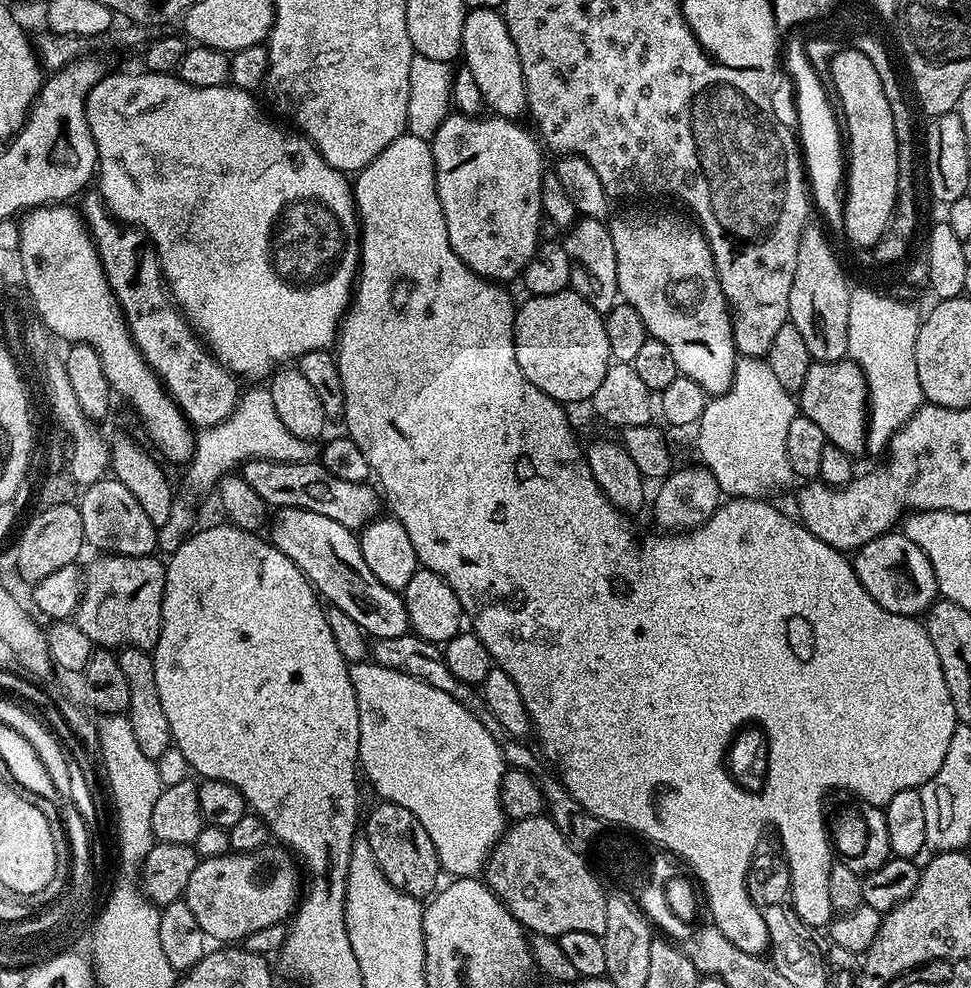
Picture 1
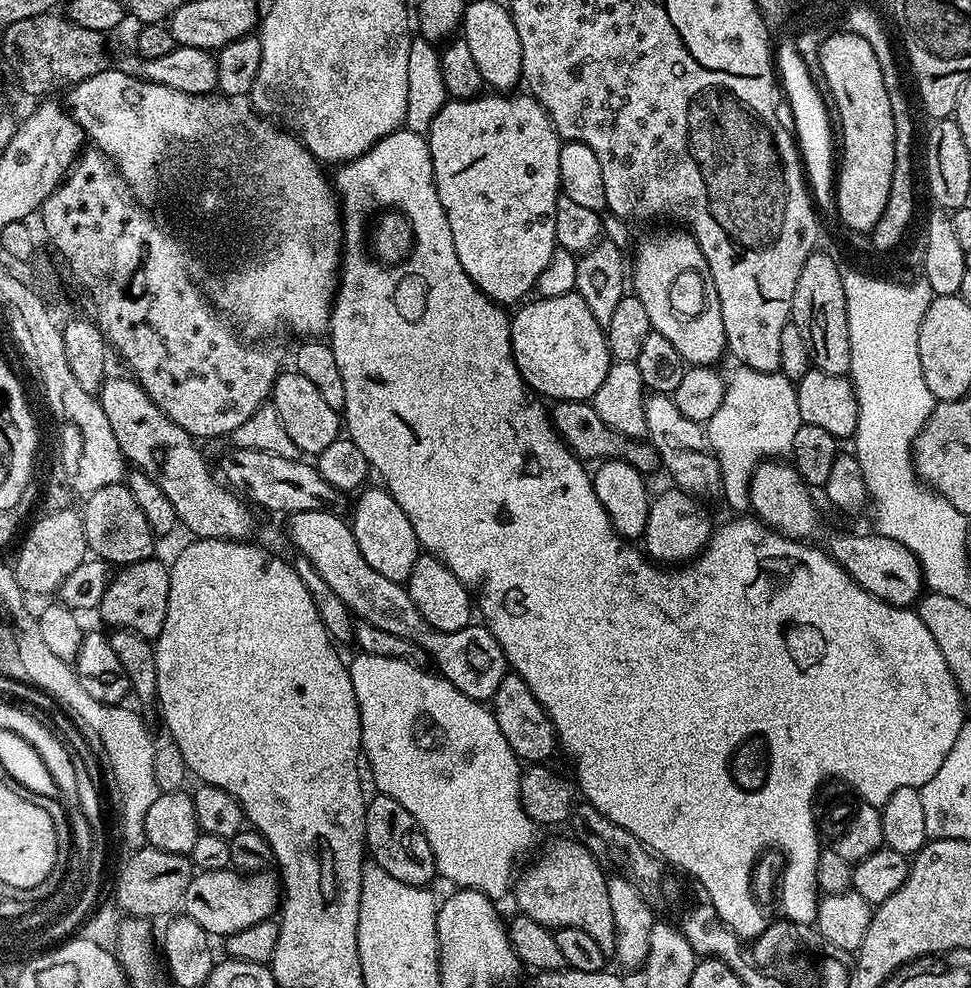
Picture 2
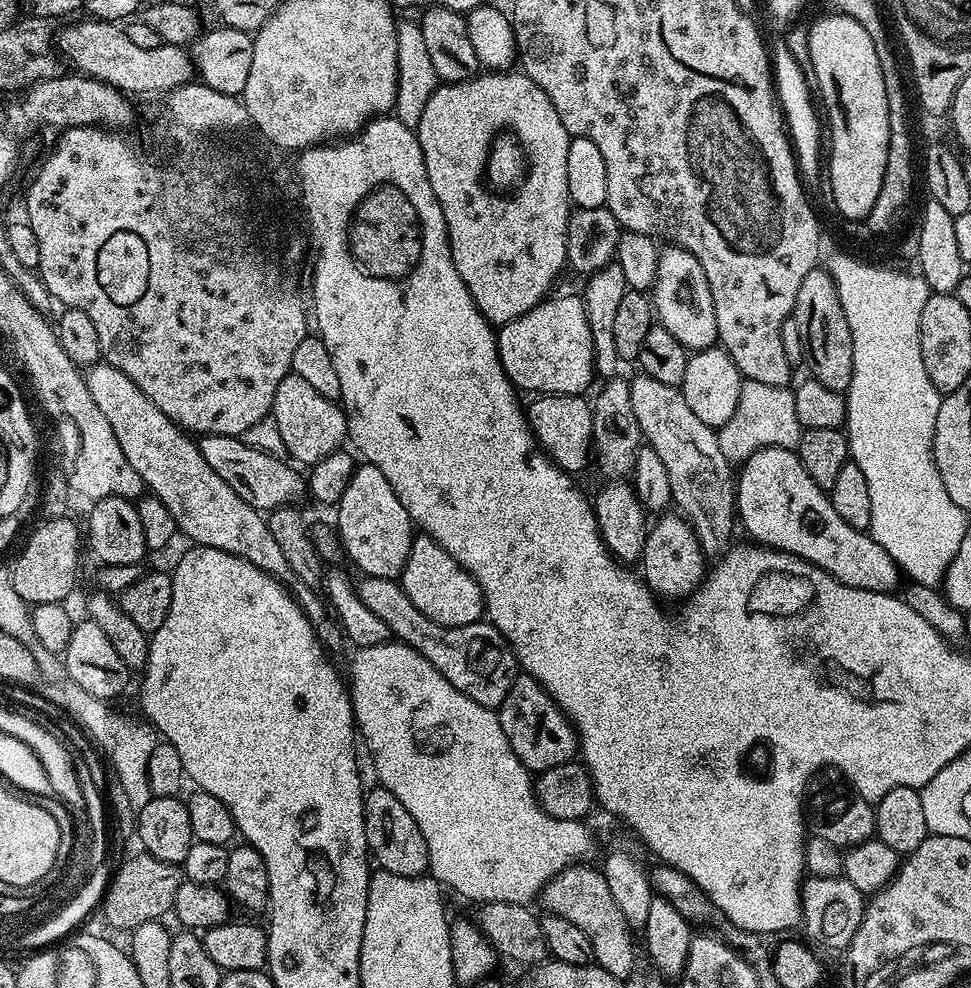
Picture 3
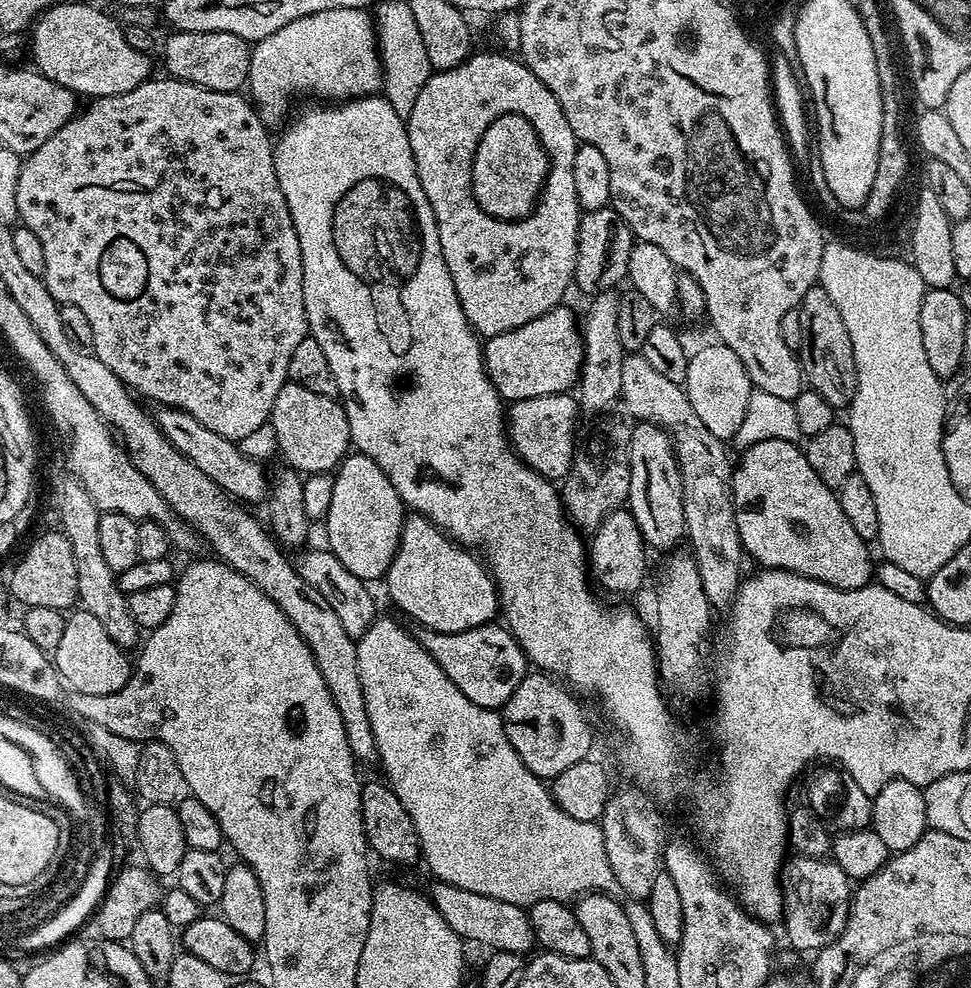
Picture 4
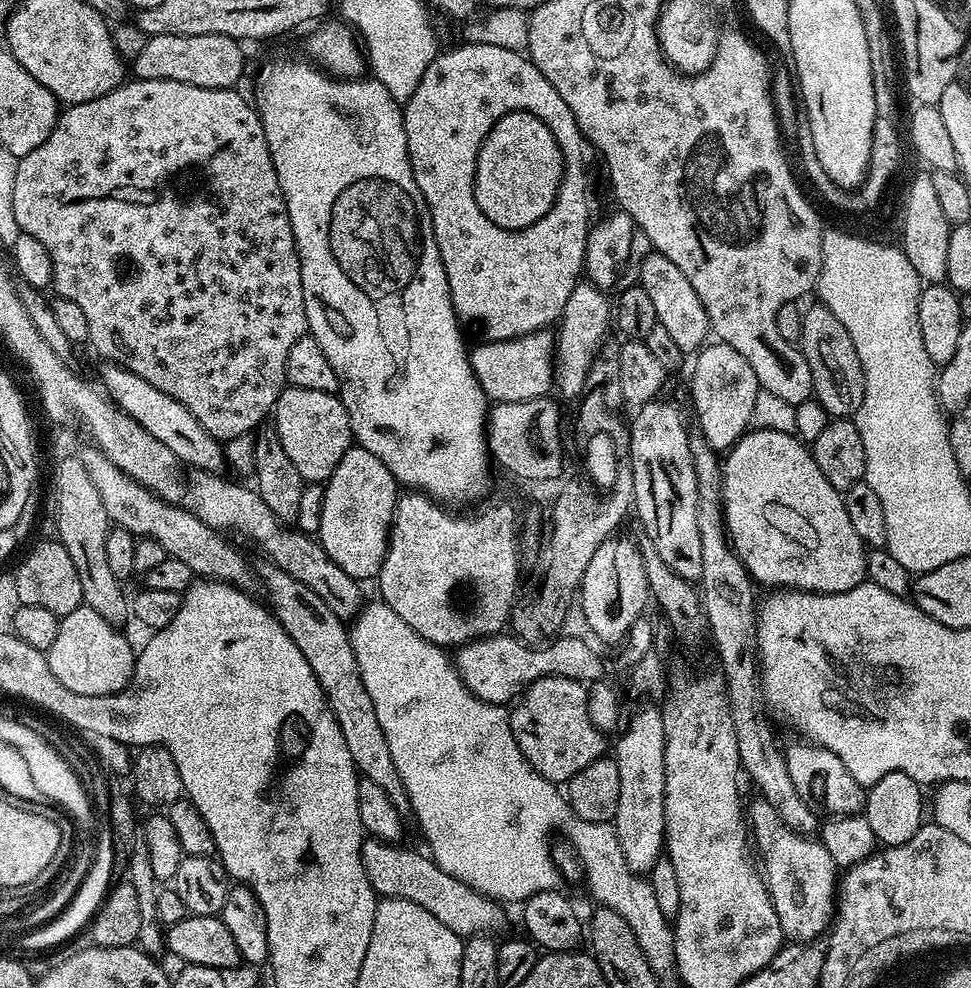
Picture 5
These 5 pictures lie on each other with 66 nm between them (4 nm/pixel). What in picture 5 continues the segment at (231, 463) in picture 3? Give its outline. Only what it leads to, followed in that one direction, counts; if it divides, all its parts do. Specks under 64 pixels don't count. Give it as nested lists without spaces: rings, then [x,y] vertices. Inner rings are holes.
[[[104,362],[101,365],[100,380],[104,383],[103,391],[107,398],[134,418],[134,422],[138,422],[146,434],[154,434],[154,438],[158,438],[162,446],[168,447],[170,454],[174,454],[181,465],[189,464],[189,469],[213,474],[225,471],[226,452],[221,441],[214,439],[182,402],[170,398],[170,394],[162,394],[162,390],[154,390],[146,378],[138,378],[138,374],[126,370],[121,364]]]

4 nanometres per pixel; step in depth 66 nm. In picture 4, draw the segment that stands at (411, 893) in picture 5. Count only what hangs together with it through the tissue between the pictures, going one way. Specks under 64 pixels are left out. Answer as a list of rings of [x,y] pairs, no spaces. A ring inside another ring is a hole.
[[[439,882],[433,885],[430,891],[432,904],[438,914],[446,918],[446,926],[450,926],[450,930],[454,930],[461,940],[485,944],[492,952],[510,952],[523,957],[527,957],[537,947],[534,926],[530,926],[530,918],[521,905],[502,902],[502,898],[486,898],[486,894],[474,894],[458,886]]]

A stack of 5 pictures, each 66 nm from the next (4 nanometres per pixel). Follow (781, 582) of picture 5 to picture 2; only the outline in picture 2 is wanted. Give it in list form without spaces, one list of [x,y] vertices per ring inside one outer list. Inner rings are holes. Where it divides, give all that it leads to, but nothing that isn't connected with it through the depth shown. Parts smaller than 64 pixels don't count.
[[[779,459],[765,460],[754,470],[748,484],[748,503],[755,519],[764,521],[769,528],[794,540],[807,541],[820,524],[820,512],[812,501],[813,493],[791,463]],[[879,534],[871,535],[872,536],[836,536],[829,544],[826,544],[826,548],[832,559],[841,564],[847,576],[854,582],[858,582],[858,586],[862,586],[862,590],[874,594],[874,598],[885,600],[887,604],[893,604],[899,608],[907,608],[915,605],[916,601],[919,600],[922,595],[920,563],[916,561],[916,556],[910,550],[906,550],[906,546],[902,546],[890,538]]]

